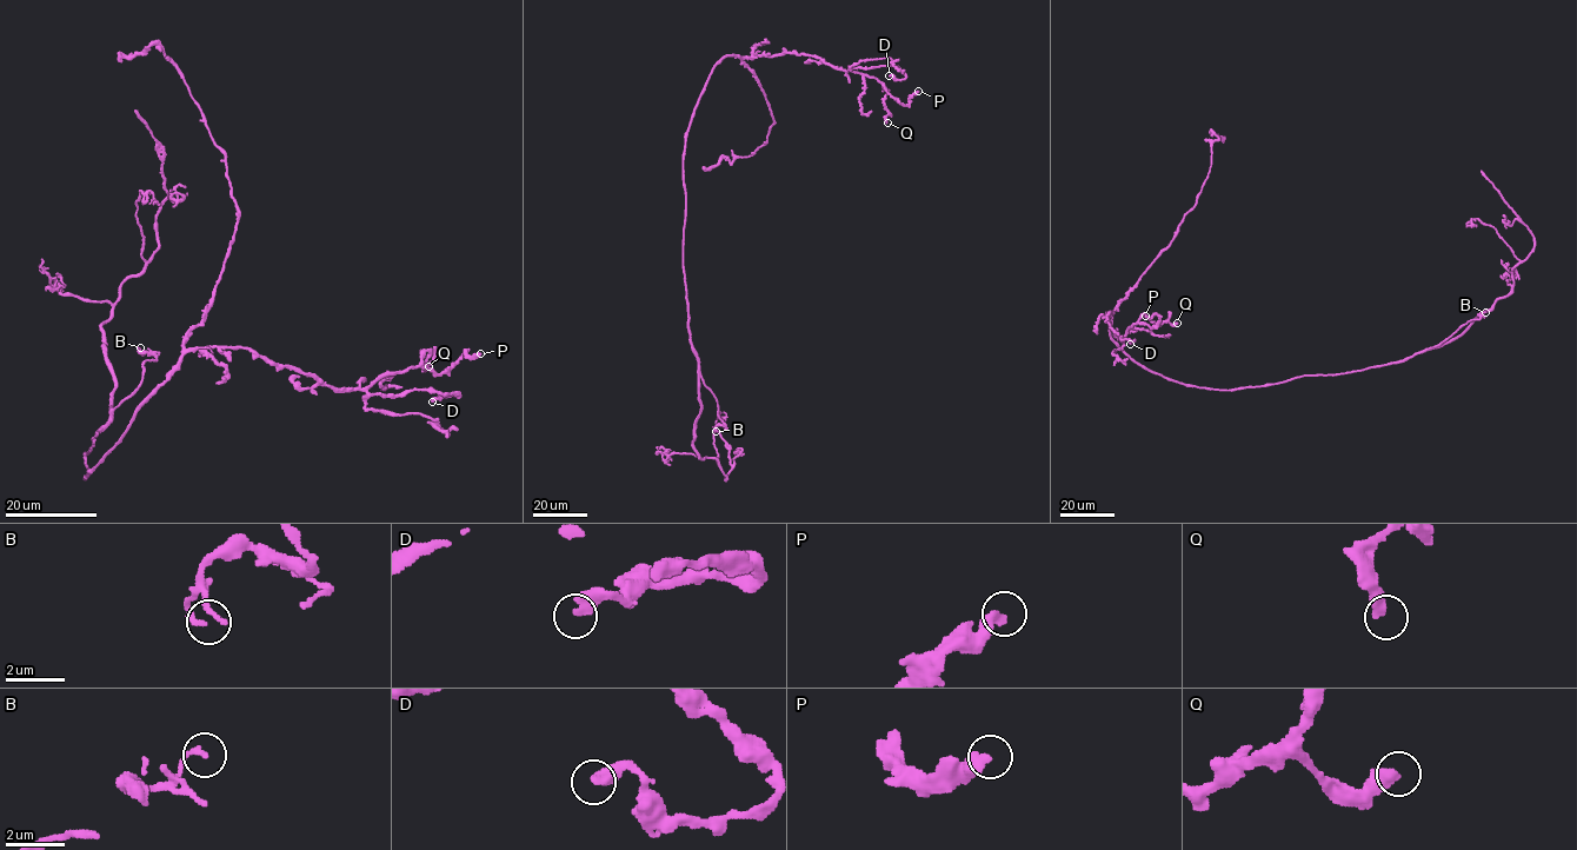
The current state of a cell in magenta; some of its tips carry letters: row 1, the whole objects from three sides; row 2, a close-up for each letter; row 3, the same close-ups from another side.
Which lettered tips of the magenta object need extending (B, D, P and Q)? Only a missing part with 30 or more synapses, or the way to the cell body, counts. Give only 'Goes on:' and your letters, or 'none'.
Goes on: none

